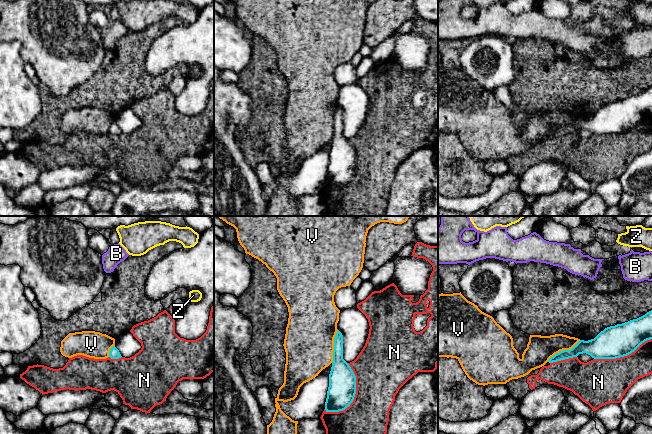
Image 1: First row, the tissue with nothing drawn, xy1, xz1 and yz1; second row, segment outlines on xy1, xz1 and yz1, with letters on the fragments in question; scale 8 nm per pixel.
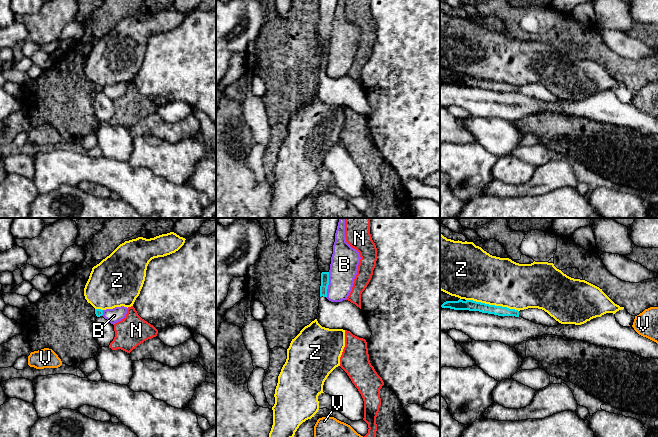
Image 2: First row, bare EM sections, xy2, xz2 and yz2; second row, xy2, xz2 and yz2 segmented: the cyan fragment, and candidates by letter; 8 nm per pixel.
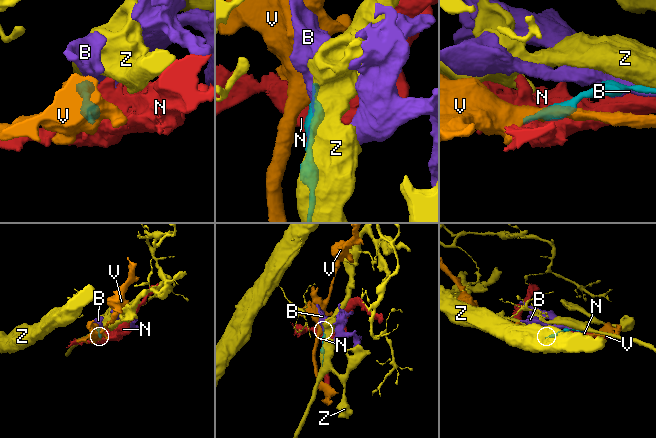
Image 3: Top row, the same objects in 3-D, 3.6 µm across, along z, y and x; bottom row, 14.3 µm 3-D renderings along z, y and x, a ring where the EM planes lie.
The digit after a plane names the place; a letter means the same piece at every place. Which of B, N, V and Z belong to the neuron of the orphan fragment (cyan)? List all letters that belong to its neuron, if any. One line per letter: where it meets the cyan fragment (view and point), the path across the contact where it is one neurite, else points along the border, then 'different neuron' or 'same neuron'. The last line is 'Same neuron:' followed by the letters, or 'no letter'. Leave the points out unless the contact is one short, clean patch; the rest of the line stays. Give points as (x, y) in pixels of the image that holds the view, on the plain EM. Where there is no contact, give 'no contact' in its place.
B: contact xz2 (328, 60); different neuron
N: contact xz1 (354, 172); different neuron
V: contact yz1 (563, 126); border yz1 (579, 115), (571, 124), (560, 126), (547, 137); different neuron
Z: contact yz2 (492, 81); different neuron
Same neuron: no letter

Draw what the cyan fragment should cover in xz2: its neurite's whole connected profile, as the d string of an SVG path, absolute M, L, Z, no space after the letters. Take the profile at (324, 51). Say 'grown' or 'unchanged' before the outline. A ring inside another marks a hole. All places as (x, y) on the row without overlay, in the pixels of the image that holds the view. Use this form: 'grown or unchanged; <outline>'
grown; M329 48L321 49L320 76L317 90L318 99L329 105L343 105L353 111L369 115L372 107L362 86L348 76L331 78L327 73Z

